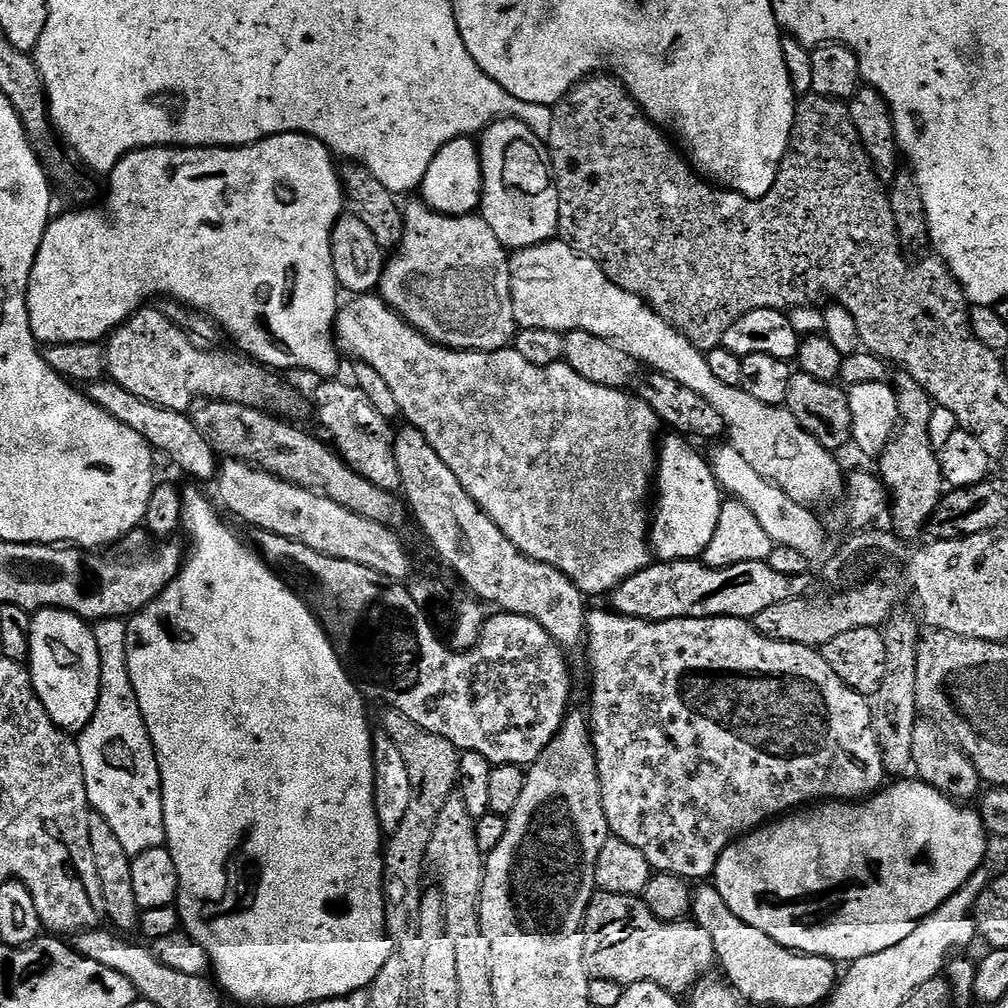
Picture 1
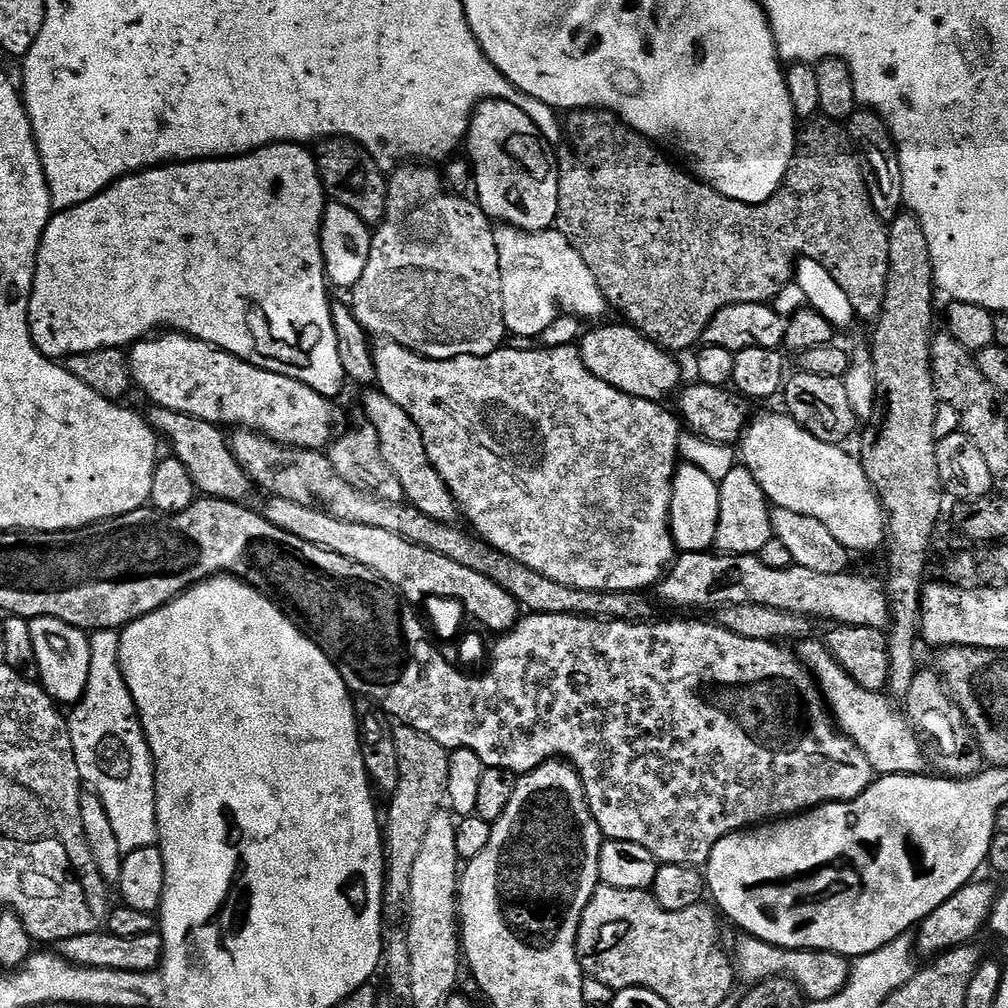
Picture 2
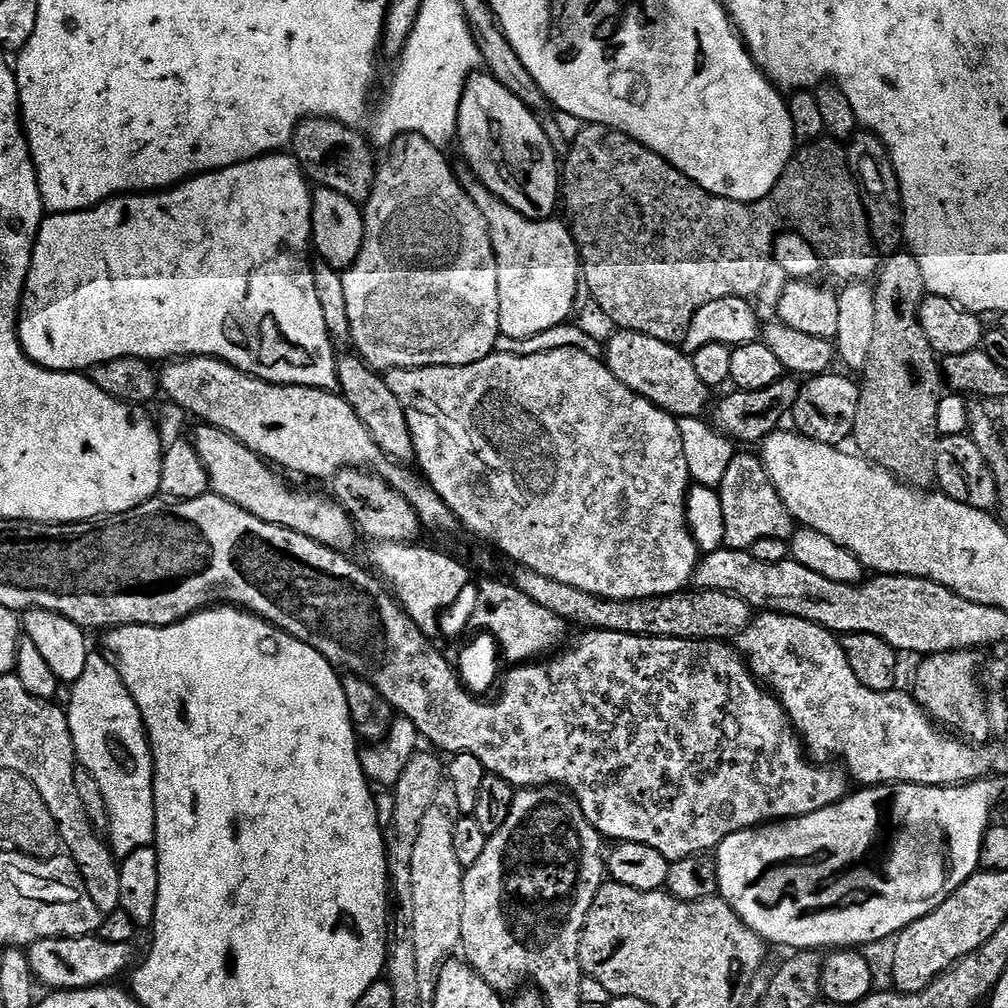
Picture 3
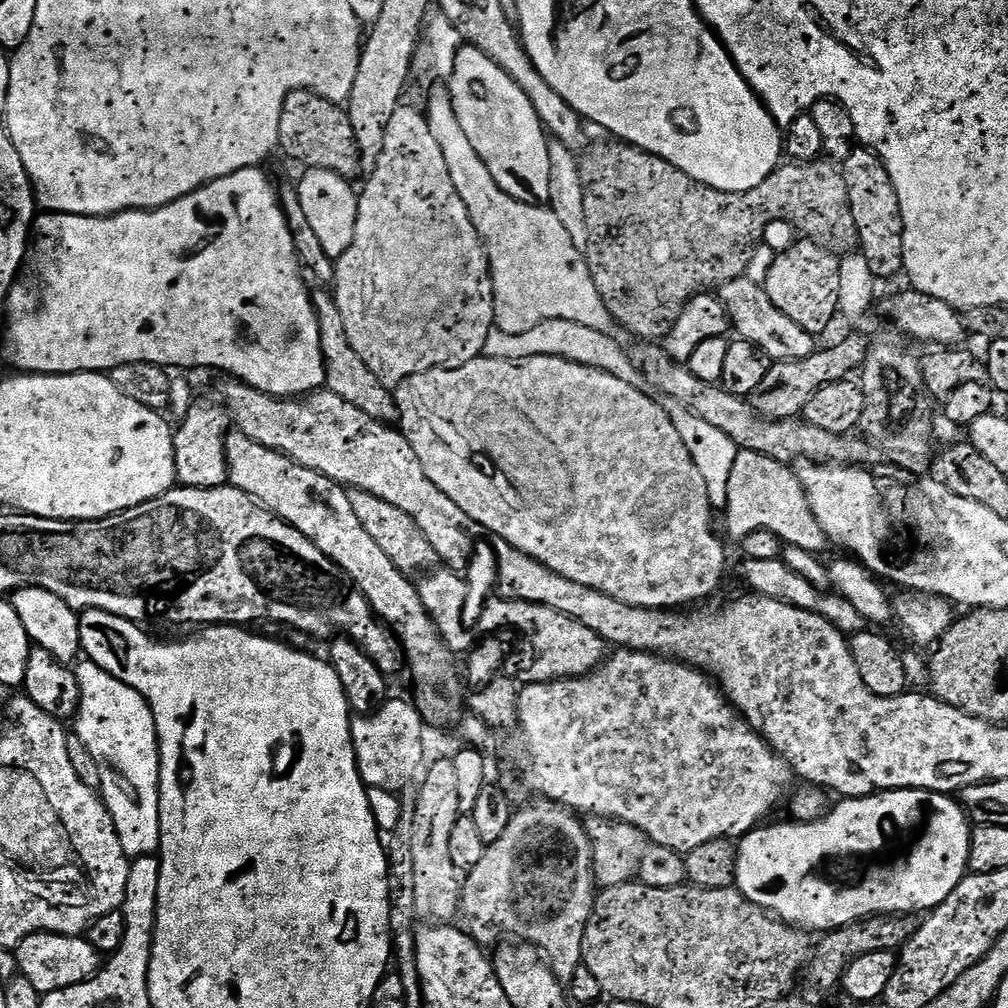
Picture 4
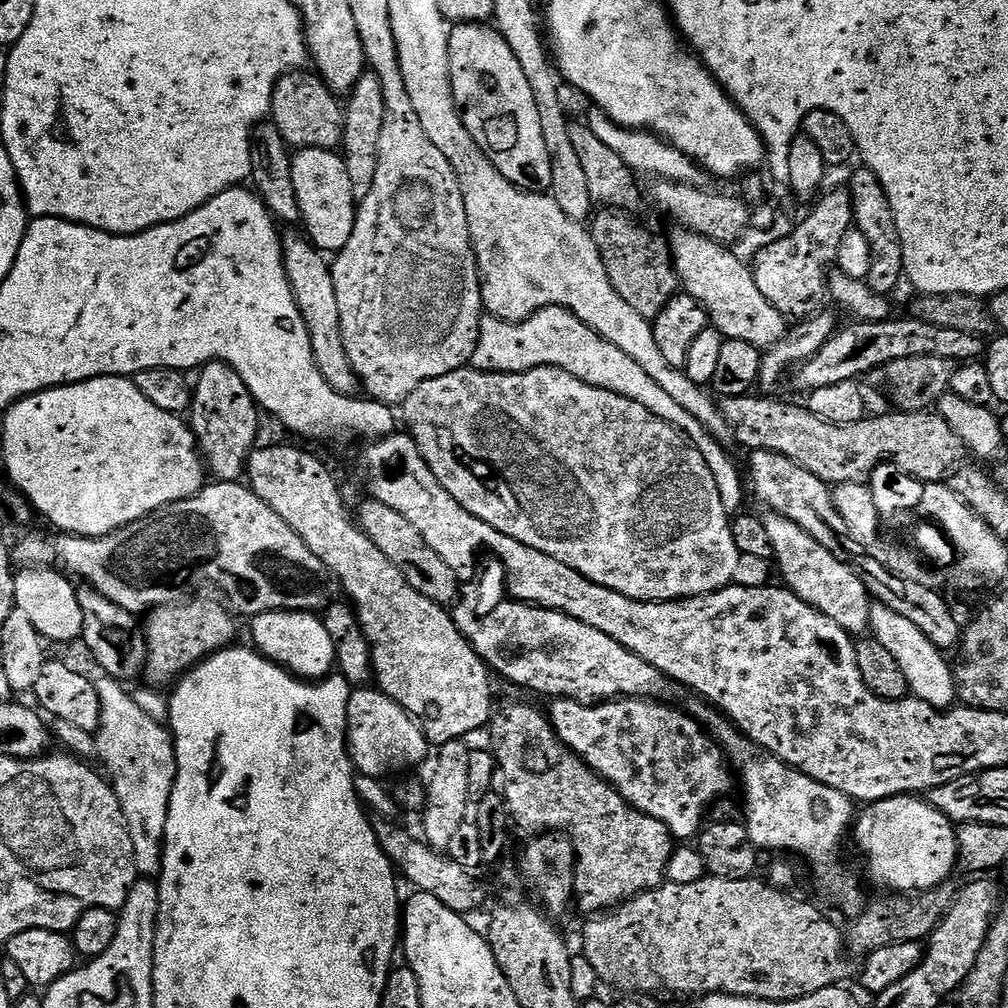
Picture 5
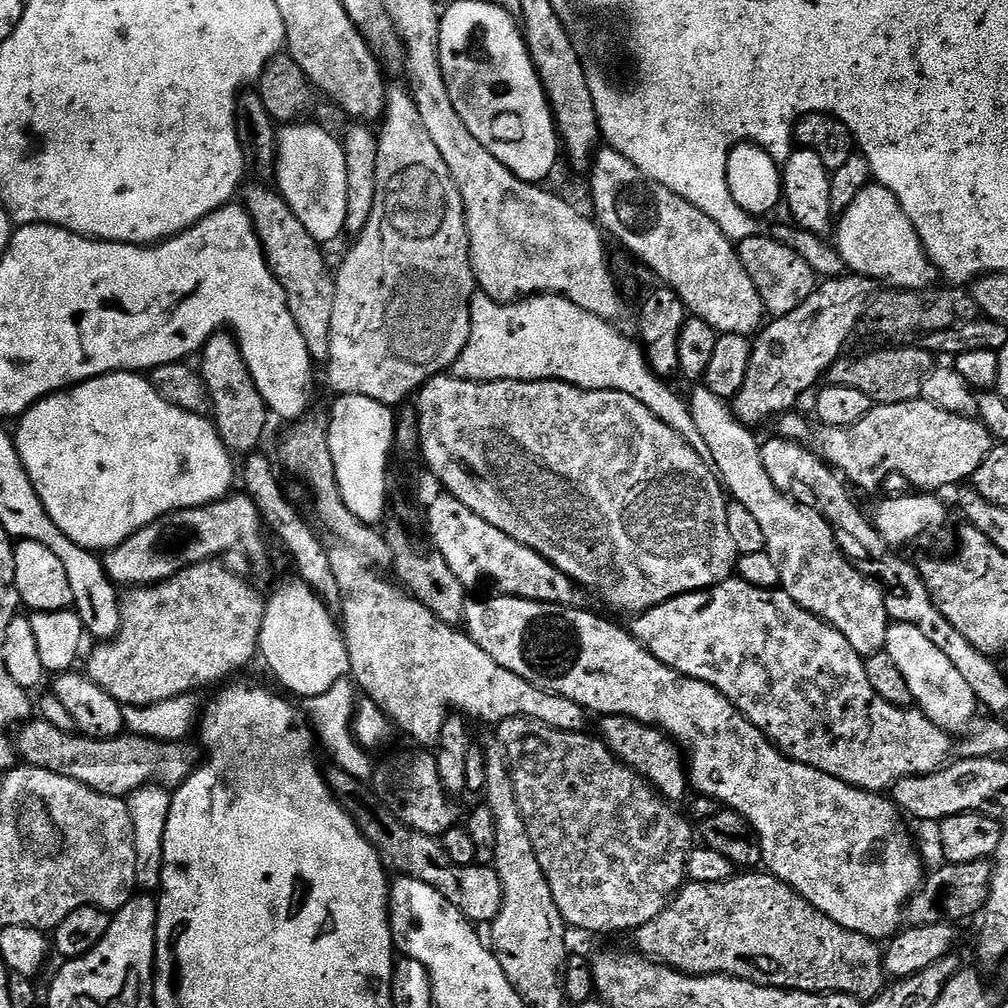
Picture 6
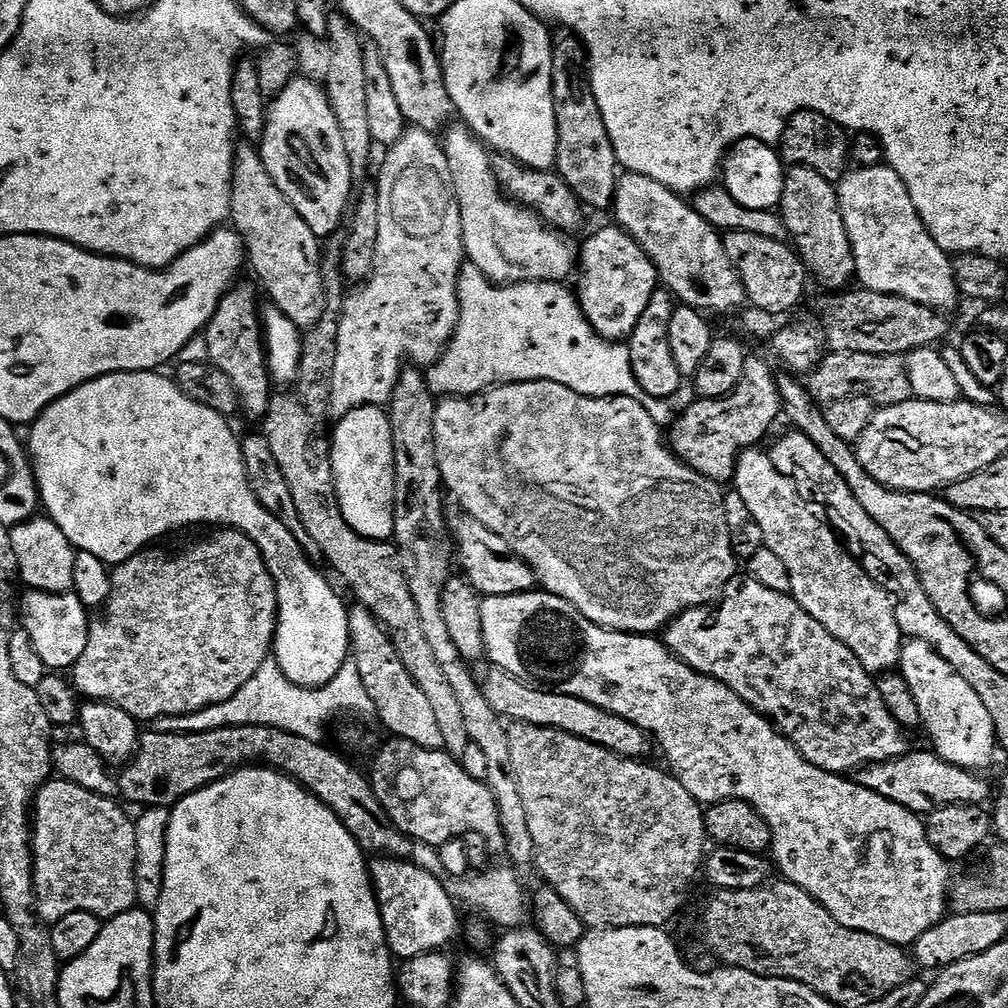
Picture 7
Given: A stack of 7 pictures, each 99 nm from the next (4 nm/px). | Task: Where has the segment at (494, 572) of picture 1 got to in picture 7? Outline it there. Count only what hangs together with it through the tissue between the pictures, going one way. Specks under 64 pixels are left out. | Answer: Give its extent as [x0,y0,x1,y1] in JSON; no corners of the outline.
[230,142,326,330]

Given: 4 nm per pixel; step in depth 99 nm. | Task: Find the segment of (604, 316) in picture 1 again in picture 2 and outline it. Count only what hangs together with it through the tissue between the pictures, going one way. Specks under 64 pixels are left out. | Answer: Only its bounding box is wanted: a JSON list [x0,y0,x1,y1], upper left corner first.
[494,226,886,553]

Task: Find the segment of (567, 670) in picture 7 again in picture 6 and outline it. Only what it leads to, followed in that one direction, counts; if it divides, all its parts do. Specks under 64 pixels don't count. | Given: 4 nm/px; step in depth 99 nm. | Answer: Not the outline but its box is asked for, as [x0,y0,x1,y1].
[466,594,926,942]

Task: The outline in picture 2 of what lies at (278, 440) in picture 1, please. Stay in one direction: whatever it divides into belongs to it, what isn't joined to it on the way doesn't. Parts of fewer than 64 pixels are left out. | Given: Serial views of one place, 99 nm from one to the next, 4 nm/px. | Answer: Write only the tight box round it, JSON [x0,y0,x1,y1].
[229,429,653,624]

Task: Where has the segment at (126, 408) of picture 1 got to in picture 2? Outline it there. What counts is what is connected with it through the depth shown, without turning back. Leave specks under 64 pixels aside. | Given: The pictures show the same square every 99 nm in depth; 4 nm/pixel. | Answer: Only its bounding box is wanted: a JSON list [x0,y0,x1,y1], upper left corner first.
[146,407,250,502]

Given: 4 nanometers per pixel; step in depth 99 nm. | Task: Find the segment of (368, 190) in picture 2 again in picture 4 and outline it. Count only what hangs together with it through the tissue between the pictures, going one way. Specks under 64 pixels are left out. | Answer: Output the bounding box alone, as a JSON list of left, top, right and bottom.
[279,91,361,178]

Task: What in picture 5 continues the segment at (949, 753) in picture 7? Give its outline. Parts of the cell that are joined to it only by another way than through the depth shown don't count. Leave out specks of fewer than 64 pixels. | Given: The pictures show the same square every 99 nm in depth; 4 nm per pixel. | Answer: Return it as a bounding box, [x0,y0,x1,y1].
[870,603,957,710]

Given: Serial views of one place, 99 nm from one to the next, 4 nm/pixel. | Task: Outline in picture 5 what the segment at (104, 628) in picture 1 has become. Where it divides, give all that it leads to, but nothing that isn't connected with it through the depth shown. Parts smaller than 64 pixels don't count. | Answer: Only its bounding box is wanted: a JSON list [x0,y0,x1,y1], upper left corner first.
[94,678,176,878]

